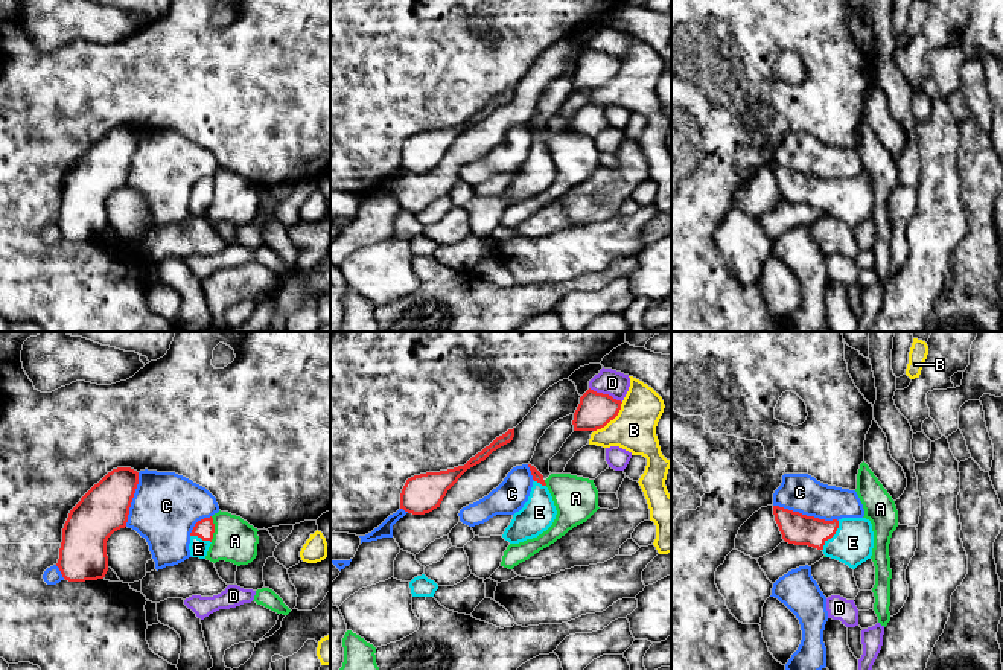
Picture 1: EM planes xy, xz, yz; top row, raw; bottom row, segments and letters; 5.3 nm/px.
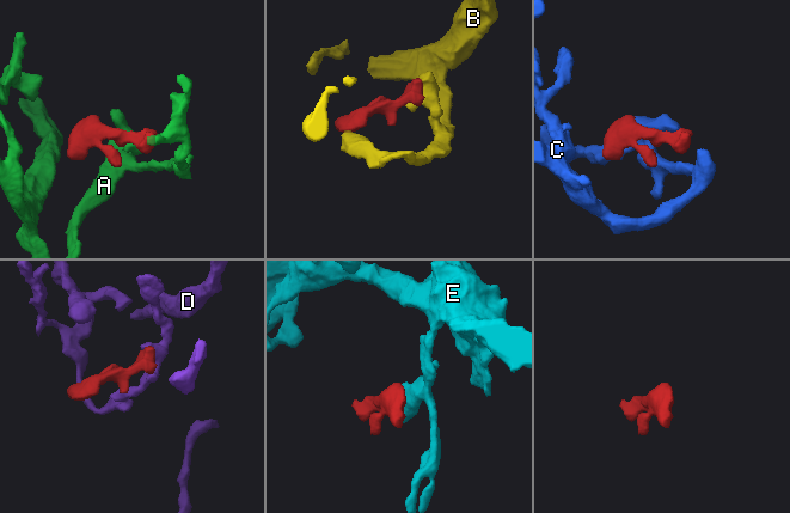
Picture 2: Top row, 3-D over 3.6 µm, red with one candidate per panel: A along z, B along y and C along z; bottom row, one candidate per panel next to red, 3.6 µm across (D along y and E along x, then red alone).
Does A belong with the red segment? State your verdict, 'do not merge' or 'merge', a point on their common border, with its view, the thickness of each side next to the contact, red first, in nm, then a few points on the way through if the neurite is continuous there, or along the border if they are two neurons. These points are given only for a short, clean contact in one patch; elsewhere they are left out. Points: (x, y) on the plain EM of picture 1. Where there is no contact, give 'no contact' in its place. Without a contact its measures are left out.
do not merge; meets red in xy at (213, 188); 110 nm thick on the red side, 220 nm on the other; border along xy (210, 175), (213, 183), (212, 200)

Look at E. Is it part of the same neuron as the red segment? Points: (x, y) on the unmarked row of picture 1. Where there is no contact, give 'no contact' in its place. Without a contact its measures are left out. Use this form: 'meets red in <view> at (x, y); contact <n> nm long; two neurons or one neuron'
meets red in yz at (831, 195); contact 180 nm long; one neuron

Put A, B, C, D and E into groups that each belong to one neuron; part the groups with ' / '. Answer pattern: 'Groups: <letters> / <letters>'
Groups: A / B / C / D / E

